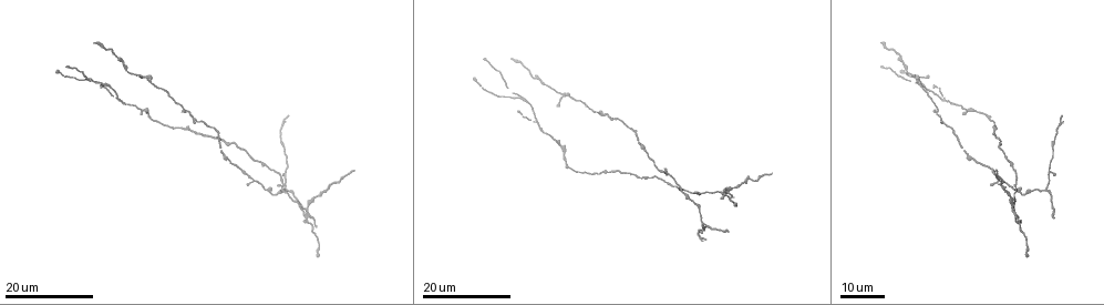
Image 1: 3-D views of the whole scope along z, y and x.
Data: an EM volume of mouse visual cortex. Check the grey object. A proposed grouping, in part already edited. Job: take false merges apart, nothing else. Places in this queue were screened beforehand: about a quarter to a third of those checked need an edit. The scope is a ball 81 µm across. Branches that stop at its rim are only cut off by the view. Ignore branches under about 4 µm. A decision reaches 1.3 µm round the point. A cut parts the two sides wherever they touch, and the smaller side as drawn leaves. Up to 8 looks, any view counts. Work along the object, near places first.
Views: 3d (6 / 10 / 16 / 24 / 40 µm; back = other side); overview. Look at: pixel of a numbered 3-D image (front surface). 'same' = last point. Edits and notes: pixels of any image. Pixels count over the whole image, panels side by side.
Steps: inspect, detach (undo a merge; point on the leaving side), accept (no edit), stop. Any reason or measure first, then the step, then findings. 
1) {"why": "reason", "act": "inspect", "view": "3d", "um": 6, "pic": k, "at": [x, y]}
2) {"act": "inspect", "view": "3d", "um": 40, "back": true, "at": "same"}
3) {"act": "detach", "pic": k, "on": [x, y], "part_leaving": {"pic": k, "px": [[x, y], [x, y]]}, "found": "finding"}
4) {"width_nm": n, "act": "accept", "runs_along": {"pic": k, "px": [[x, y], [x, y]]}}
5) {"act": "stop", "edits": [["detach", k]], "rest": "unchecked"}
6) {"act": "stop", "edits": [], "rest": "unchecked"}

{"why": "three-way junction", "act": "inspect", "view": "3d", "um": 24, "pic": 1, "at": [267, 188]}

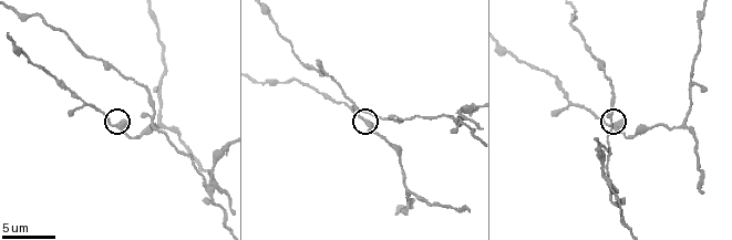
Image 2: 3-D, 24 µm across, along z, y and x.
{"act": "inspect", "view": "3d", "um": 6, "pic": 2, "at": [367, 122]}

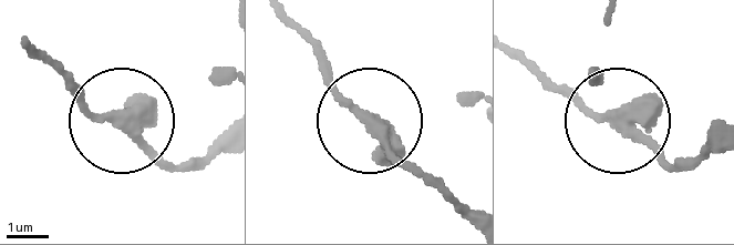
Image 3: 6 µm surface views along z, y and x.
{"arms": 3, "act": "accept", "found": "continuous, no second neuron"}

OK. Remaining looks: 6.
{"why": "four arms meet", "act": "inspect", "view": "3d", "um": 16, "pic": 2, "at": [213, 179]}

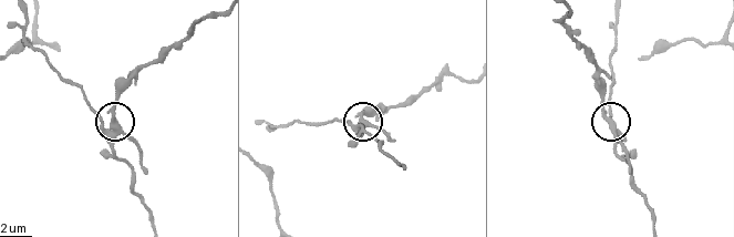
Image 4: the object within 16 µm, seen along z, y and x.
{"arms": 4, "act": "detach", "pic": 4, "on": [111, 111], "part_leaving": {"pic": 4, "px": [[116, 129], [121, 90], [212, 16]]}, "found": "two neurons meet here"}

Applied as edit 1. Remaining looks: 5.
{"why": "three-way junction", "act": "inspect", "view": "3d", "um": 10, "pic": 2, "at": [410, 191]}

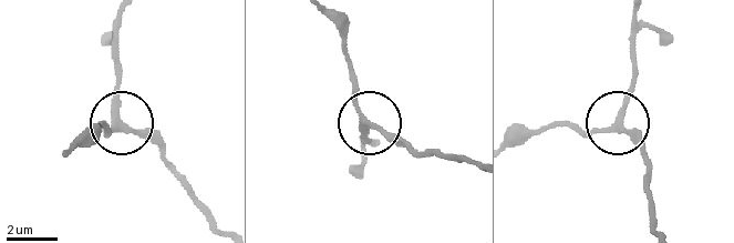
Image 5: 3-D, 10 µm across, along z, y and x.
{"act": "accept", "runs_along": {"pic": 5, "px": [[329, 17], [342, 37], [357, 112], [416, 155]]}, "found": "all the same neuron"}

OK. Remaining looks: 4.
{"act": "inspect", "view": "3d", "um": 16, "pic": 1, "at": [561, 146]}

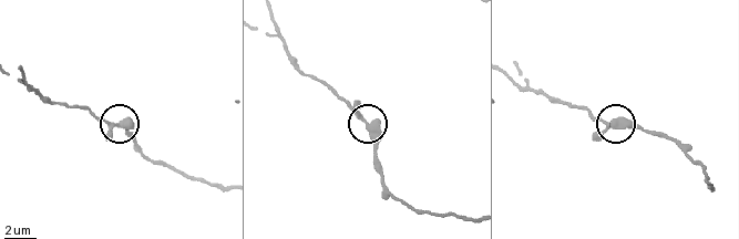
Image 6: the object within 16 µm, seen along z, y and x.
{"act": "inspect", "view": "3d", "um": 6, "pic": 6, "at": [608, 125]}

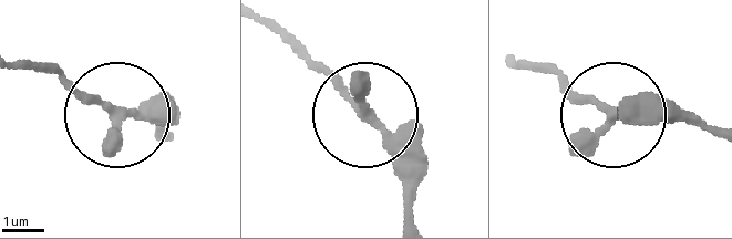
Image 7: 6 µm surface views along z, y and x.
{"arms": 3, "act": "accept", "runs_along": {"pic": 7, "px": [[711, 132], [595, 106], [545, 68]]}, "found": "one neuron here"}

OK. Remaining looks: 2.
{"act": "stop", "edits": [["detach", 4]], "rest": "unchecked"}

